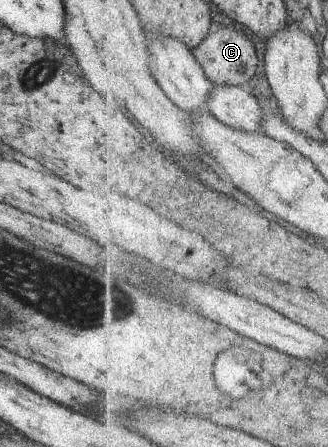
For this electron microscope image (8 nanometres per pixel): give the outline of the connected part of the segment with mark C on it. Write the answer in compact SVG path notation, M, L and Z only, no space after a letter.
M219 27L193 49L213 84L247 86L257 73L257 51L253 41L237 27Z

